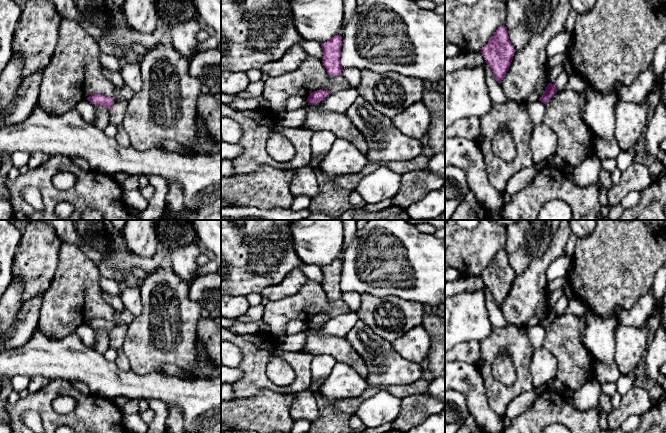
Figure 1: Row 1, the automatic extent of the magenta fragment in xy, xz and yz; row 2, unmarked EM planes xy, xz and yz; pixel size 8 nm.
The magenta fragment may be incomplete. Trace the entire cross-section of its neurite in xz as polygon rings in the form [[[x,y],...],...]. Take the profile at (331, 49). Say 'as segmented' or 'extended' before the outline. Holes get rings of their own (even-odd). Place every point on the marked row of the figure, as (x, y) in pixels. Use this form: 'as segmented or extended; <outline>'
as segmented; [[[341,35],[334,36],[331,40],[321,44],[323,50],[322,62],[328,75],[339,76],[342,74],[343,67],[341,65]]]

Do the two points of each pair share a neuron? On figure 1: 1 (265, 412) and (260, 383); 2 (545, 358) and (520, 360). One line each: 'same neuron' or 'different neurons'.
1: different neurons
2: different neurons

